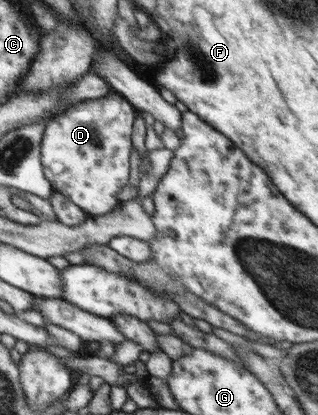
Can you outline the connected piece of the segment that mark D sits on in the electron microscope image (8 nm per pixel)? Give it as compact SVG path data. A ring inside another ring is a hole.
M116 91L96 100L78 102L48 120L41 145L41 164L53 189L68 197L89 217L107 214L118 206L118 192L129 183L131 141L136 109Z

